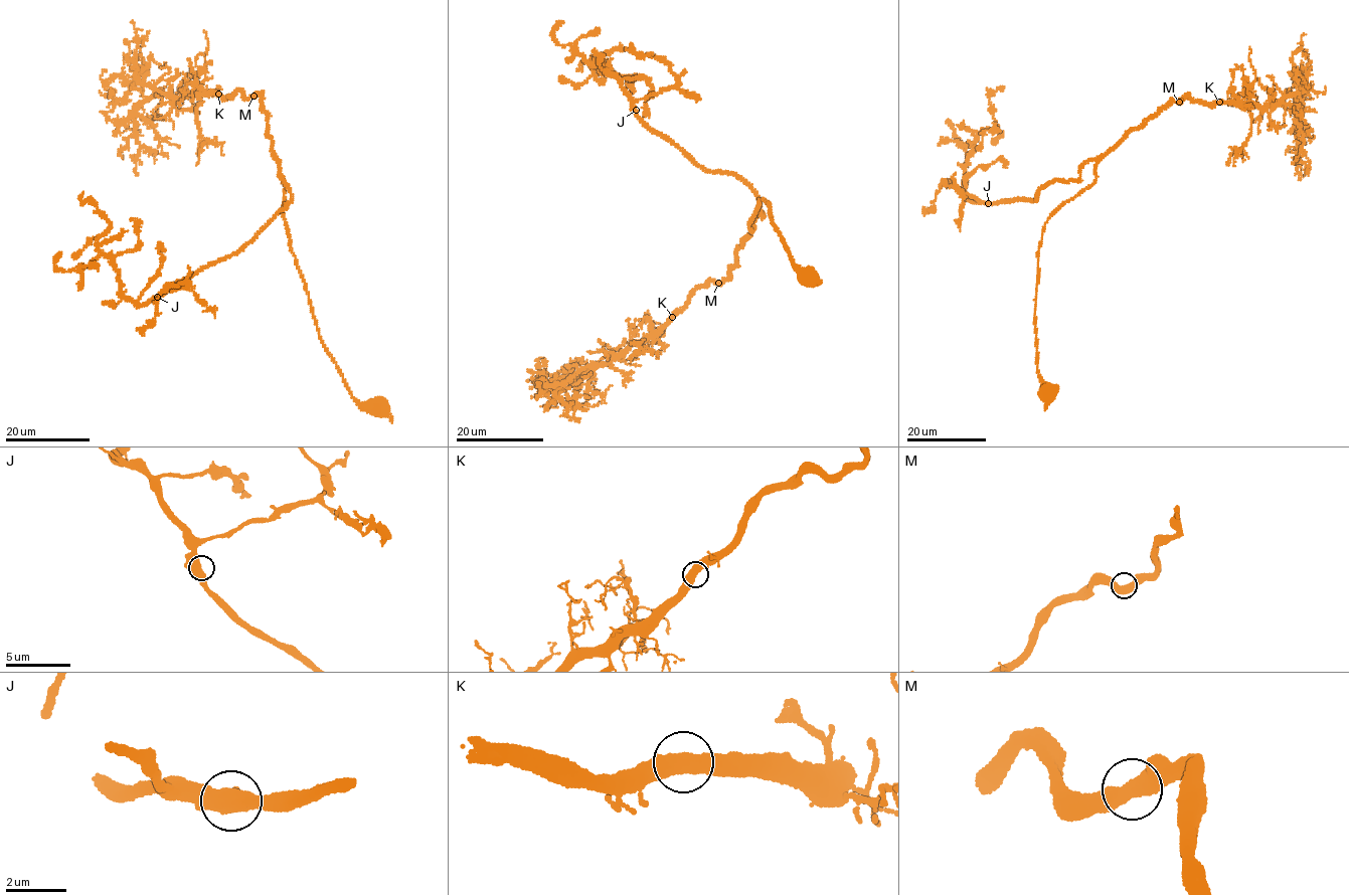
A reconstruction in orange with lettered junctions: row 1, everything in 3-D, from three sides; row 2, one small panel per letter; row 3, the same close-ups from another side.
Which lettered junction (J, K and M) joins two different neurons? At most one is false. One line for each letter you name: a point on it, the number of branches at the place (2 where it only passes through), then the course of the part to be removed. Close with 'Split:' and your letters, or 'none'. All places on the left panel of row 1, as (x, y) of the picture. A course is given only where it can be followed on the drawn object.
Split: none

